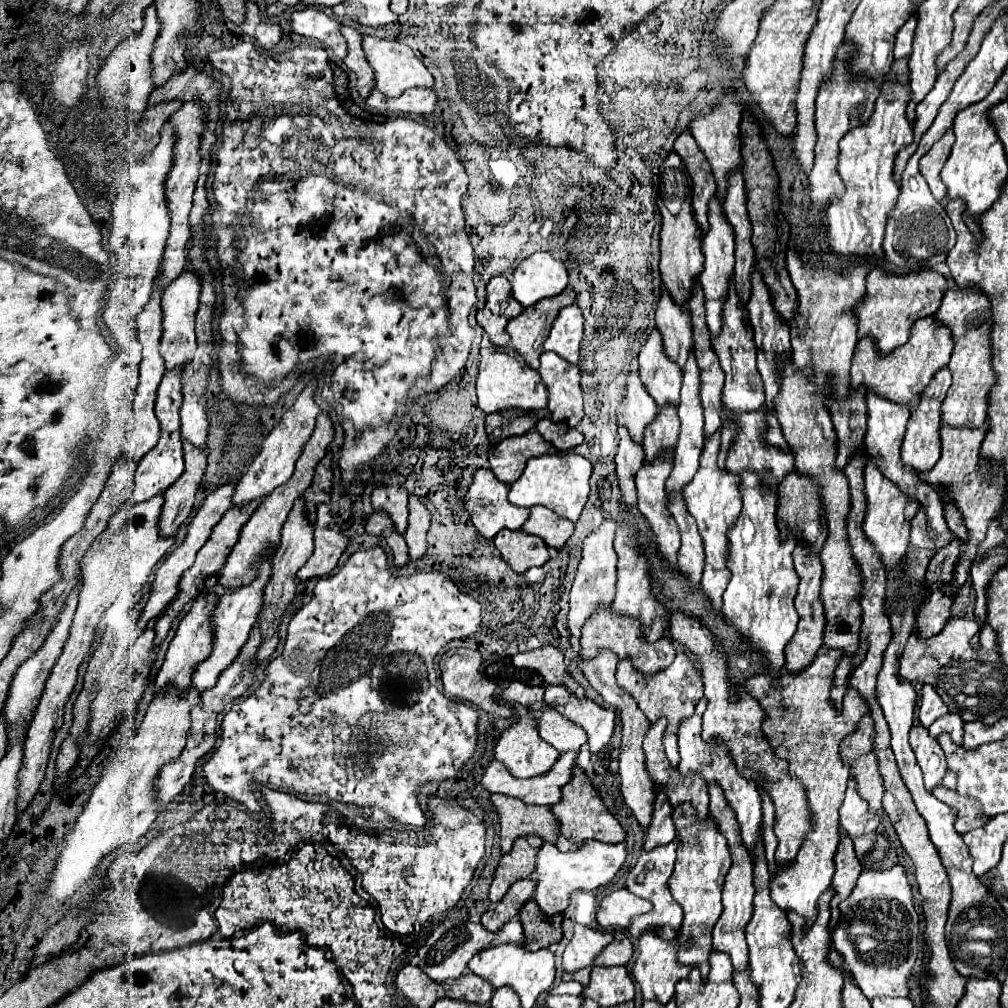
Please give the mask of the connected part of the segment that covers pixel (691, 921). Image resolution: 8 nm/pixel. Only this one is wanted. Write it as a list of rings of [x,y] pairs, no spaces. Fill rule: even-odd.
[[[679,804],[679,808],[673,810],[673,822],[677,826],[677,834],[681,836],[681,842],[677,848],[677,862],[675,872],[669,880],[669,888],[685,912],[679,938],[681,942],[693,938],[691,948],[681,946],[679,962],[699,966],[701,976],[705,978],[709,974],[709,954],[713,950],[711,928],[721,916],[721,888],[731,868],[731,852],[727,848],[725,836],[719,832],[719,828],[715,828],[713,820],[695,820],[695,810],[691,804]]]

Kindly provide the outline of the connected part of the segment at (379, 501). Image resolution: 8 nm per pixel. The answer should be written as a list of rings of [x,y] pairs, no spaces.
[[[381,486],[371,496],[373,508],[385,510],[395,520],[399,534],[407,530],[407,516],[409,516],[407,498],[409,498],[409,492],[403,486]]]

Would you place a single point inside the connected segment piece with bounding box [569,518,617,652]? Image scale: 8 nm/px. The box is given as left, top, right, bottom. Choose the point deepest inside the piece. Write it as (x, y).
(594, 585)

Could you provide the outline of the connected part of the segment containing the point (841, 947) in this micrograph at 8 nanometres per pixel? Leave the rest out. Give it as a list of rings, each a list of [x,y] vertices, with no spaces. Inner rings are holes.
[[[893,866],[889,870],[863,870],[855,890],[849,898],[839,904],[841,916],[833,930],[833,948],[843,958],[843,972],[851,976],[853,984],[863,990],[867,998],[875,996],[907,996],[907,978],[919,954],[919,916],[913,908],[911,886],[905,878],[903,866]]]

